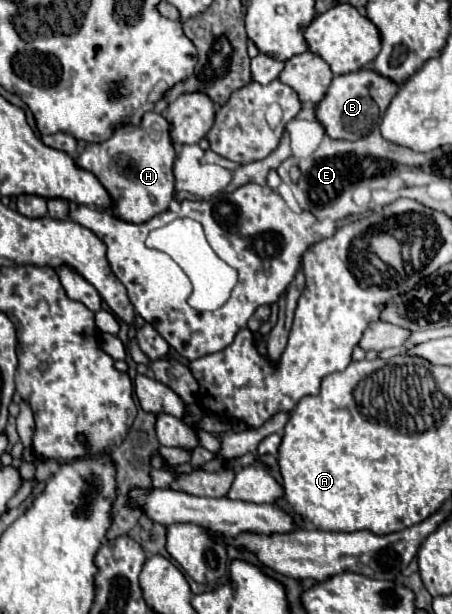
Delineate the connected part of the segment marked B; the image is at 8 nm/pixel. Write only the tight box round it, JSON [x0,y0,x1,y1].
[316,70,398,140]

